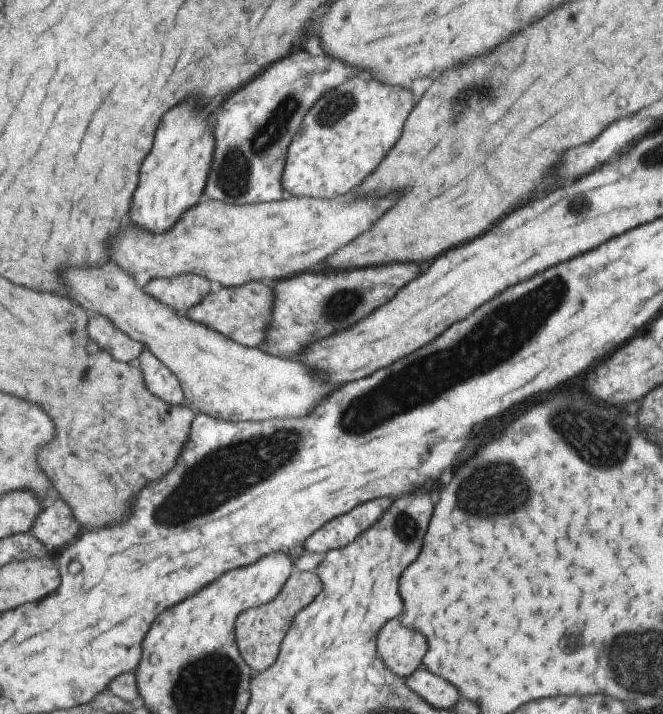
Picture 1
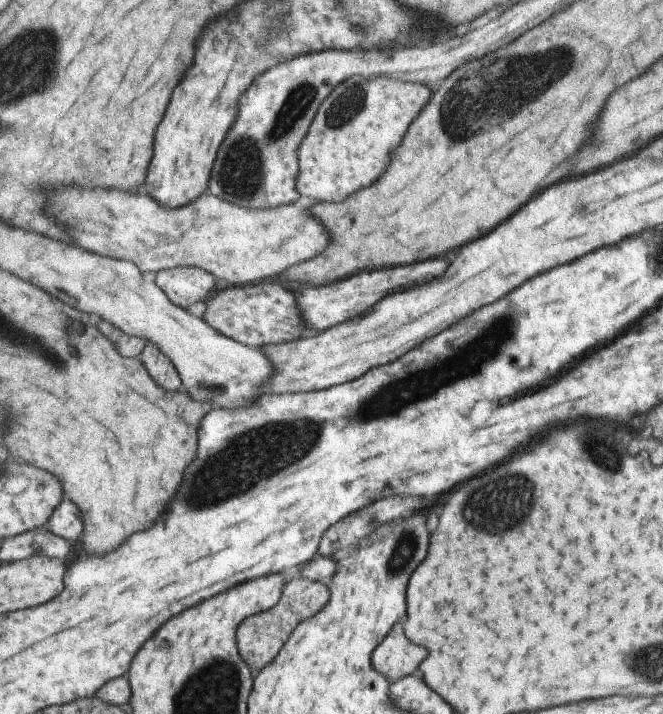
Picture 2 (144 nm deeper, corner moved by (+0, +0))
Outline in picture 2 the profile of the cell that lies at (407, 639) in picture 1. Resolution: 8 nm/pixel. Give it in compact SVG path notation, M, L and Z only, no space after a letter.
M401 620L377 648L373 664L395 684L399 680L405 680L407 676L417 674L421 662L427 656L429 656L427 648L417 646L407 638L407 630Z

